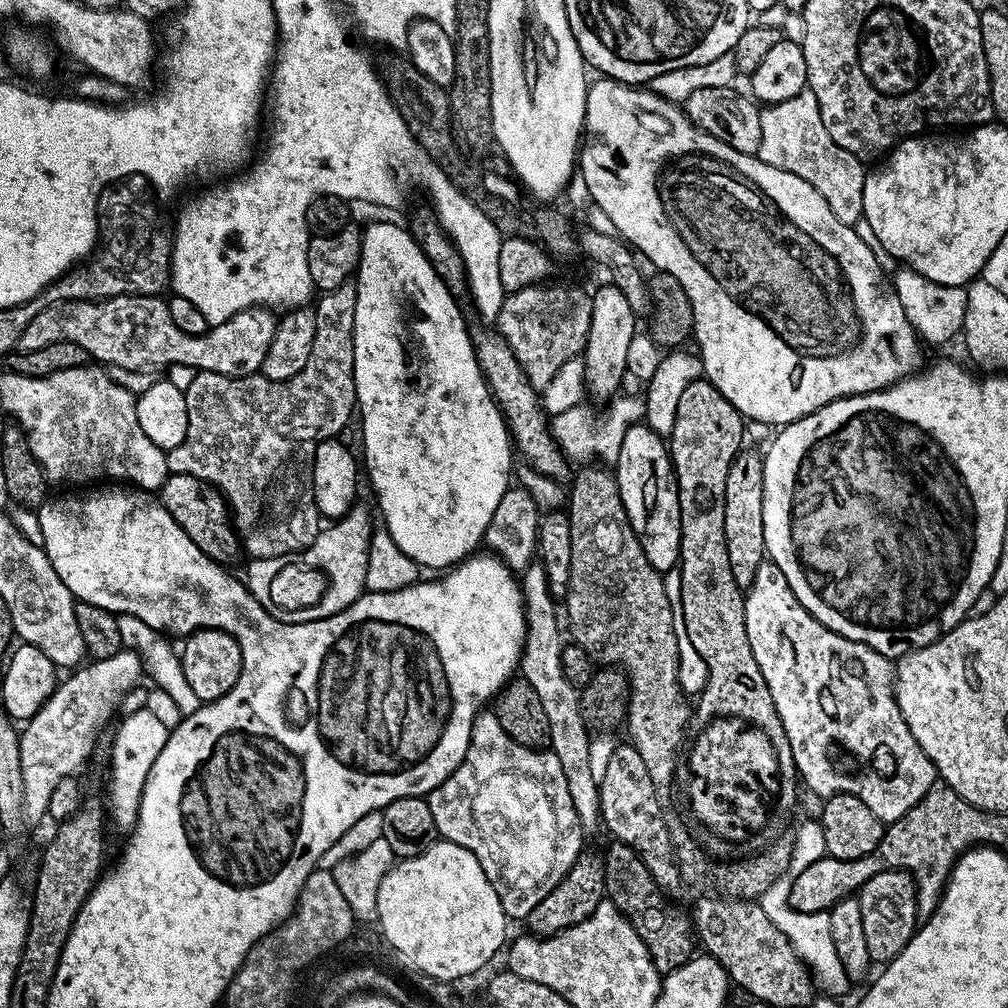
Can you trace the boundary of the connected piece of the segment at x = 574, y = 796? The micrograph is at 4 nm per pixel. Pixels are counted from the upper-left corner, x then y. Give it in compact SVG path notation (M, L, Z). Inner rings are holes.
M533 562L528 565L522 576L522 591L524 593L524 611L528 621L528 633L524 636L524 650L520 653L519 671L522 673L522 679L530 682L534 686L538 698L542 702L542 707L546 713L546 722L550 722L550 734L548 742L550 750L558 758L558 763L562 766L562 774L566 774L566 790L570 790L570 802L574 802L574 807L578 812L580 824L585 833L592 834L597 827L601 827L600 819L600 785L598 783L597 769L592 769L592 740L590 729L585 726L580 709L580 693L577 688L562 674L562 658L560 650L562 639L560 640L560 628L562 632L562 620L556 617L557 601L552 599L548 589L548 579L546 570L539 562Z

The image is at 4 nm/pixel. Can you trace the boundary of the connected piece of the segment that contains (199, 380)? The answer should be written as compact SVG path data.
M343 284L319 298L321 300L317 299L314 304L314 346L310 346L306 366L289 380L267 380L262 374L230 378L226 374L197 371L193 375L196 377L184 388L188 411L186 438L166 452L169 473L197 476L218 489L230 505L234 527L242 537L243 551L257 560L299 553L318 538L322 517L314 502L312 485L316 445L339 437L357 407L354 386L356 285Z

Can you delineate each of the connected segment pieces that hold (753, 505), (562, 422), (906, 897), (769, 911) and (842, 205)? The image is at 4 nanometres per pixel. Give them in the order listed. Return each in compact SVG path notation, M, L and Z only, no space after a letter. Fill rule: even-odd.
M741 450L732 460L726 474L726 554L730 558L730 574L742 590L754 582L758 566L765 563L764 527L762 526L762 498L764 497L764 458L758 451Z
M617 394L603 405L604 412L598 414L591 412L587 406L571 408L563 414L551 417L550 427L560 442L560 448L569 461L584 460L580 462L599 462L604 466L615 465L618 450L622 450L622 438L626 438L626 430L634 424L644 420L646 406L644 396L624 396Z
M884 868L879 871L873 871L861 883L865 884L858 891L858 899L862 910L862 926L866 929L866 950L870 950L873 962L886 966L898 954L902 954L902 950L918 930L916 882L911 874L902 872L899 868Z
M781 878L775 880L771 886L767 888L759 897L758 902L762 906L762 910L766 910L766 914L770 918L770 922L774 922L778 926L778 930L782 930L782 934L786 934L786 938L794 946L794 950L800 955L800 959L808 965L815 983L820 984L825 993L833 998L841 998L848 992L848 984L850 985L850 977L848 971L842 966L841 959L838 958L838 950L834 950L834 938L830 938L830 918L827 911L813 910L811 912L799 912L794 910L788 904L788 885L787 879Z
M805 90L794 98L786 98L786 102L761 107L760 121L760 160L778 170L798 174L798 178L810 182L810 186L814 186L814 190L818 190L818 194L826 198L826 206L834 210L834 214L843 224L854 225L859 222L864 214L862 190L866 175L865 161L850 150L838 146L838 142L830 138L830 130L826 130L822 122L818 98L814 98L812 91Z

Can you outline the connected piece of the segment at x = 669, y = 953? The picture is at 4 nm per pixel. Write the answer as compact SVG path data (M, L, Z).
M619 842L609 843L609 848L602 852L604 857L604 891L607 899L638 930L646 942L650 958L661 974L678 970L694 955L694 929L687 911L680 908L664 908L665 897L660 887L654 882L650 870L636 857L636 851Z

